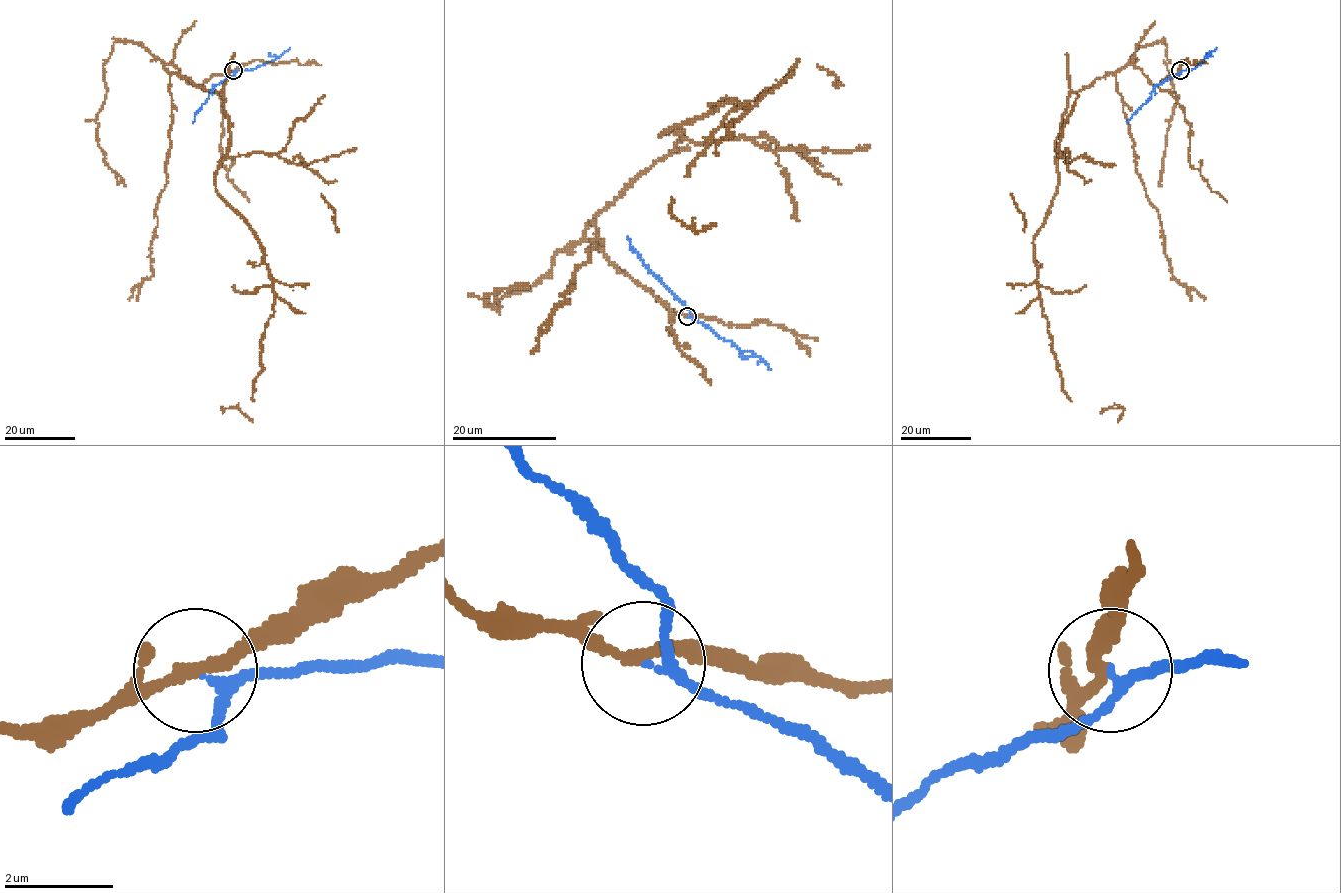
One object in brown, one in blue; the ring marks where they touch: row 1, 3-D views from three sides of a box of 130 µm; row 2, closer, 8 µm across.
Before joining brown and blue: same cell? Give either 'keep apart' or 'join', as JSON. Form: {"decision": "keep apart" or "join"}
{"decision": "keep apart"}

